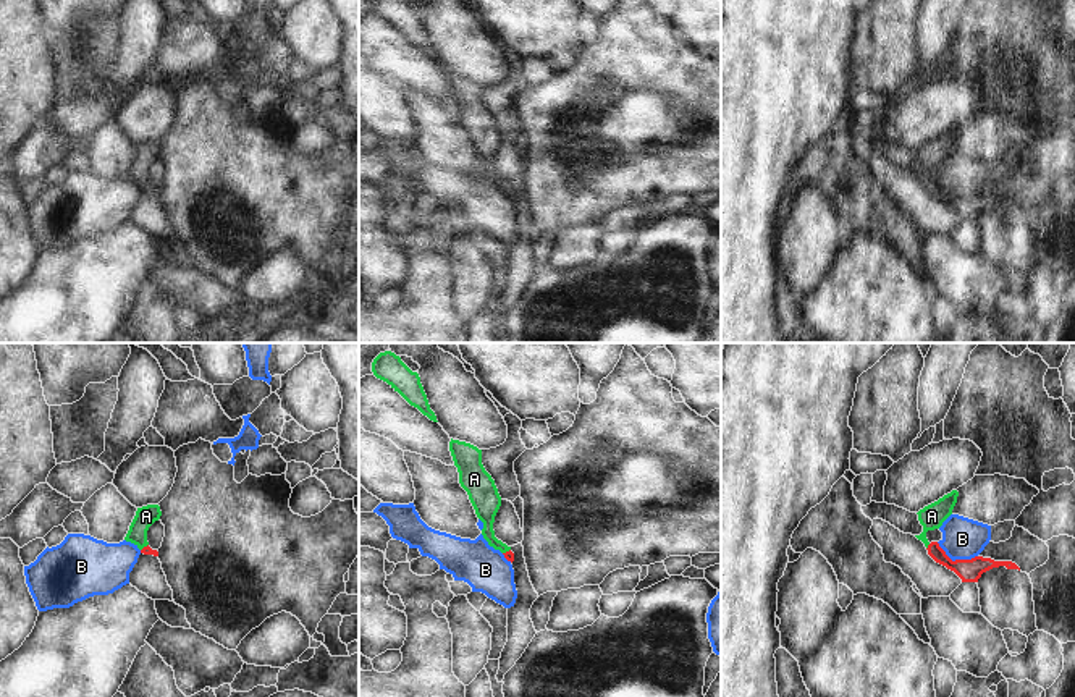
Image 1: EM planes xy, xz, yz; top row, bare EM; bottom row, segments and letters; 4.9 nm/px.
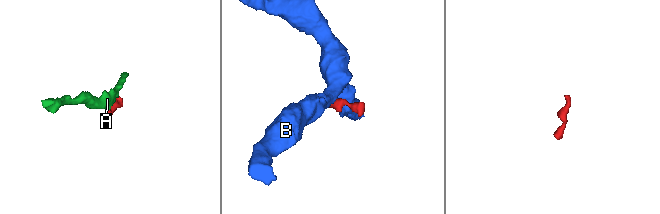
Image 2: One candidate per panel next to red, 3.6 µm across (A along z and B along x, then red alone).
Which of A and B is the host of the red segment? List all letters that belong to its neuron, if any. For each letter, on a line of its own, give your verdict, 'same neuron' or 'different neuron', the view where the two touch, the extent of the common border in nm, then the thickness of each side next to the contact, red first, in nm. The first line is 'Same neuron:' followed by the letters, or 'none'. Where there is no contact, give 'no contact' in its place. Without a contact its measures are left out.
Same neuron: A
A: same neuron; contact in yz; length 40 nm; calibres 110 and 120 nm
B: different neuron; contact in yz; length 220 nm; calibres 110 and 200 nm

